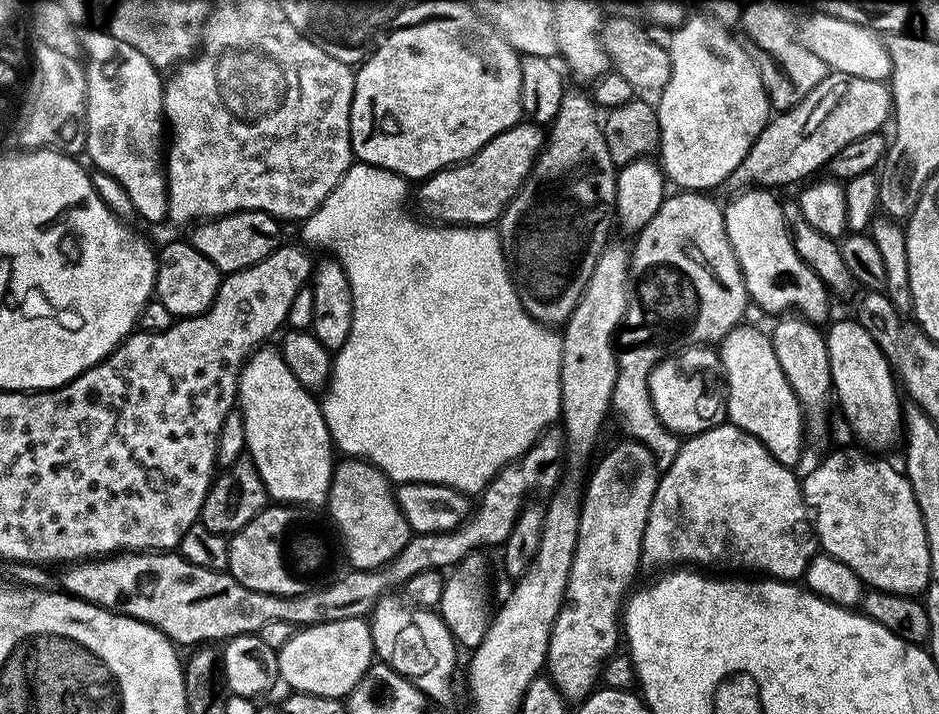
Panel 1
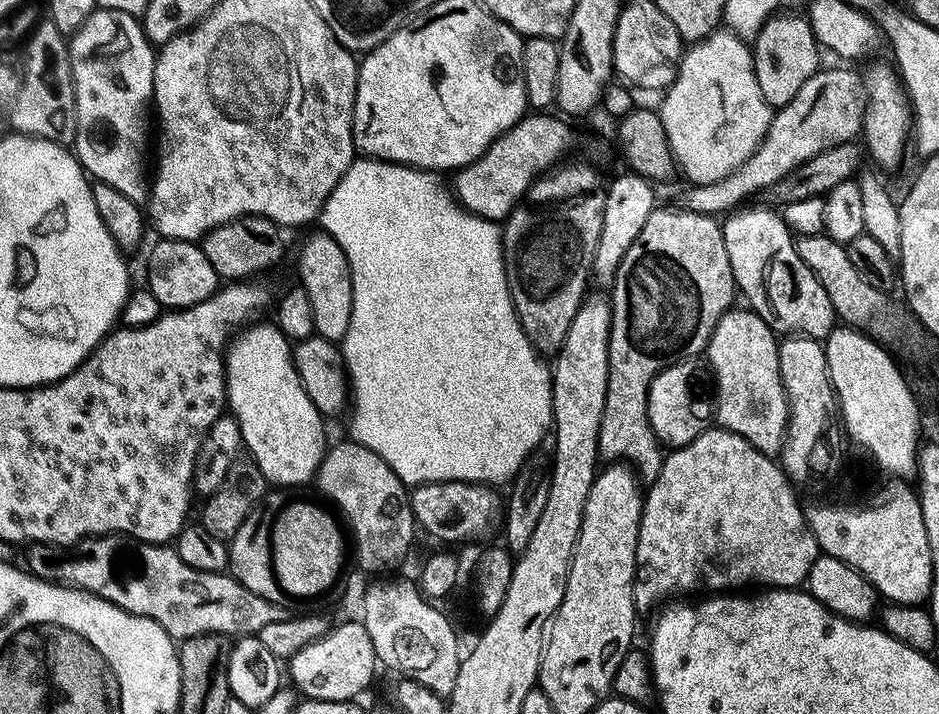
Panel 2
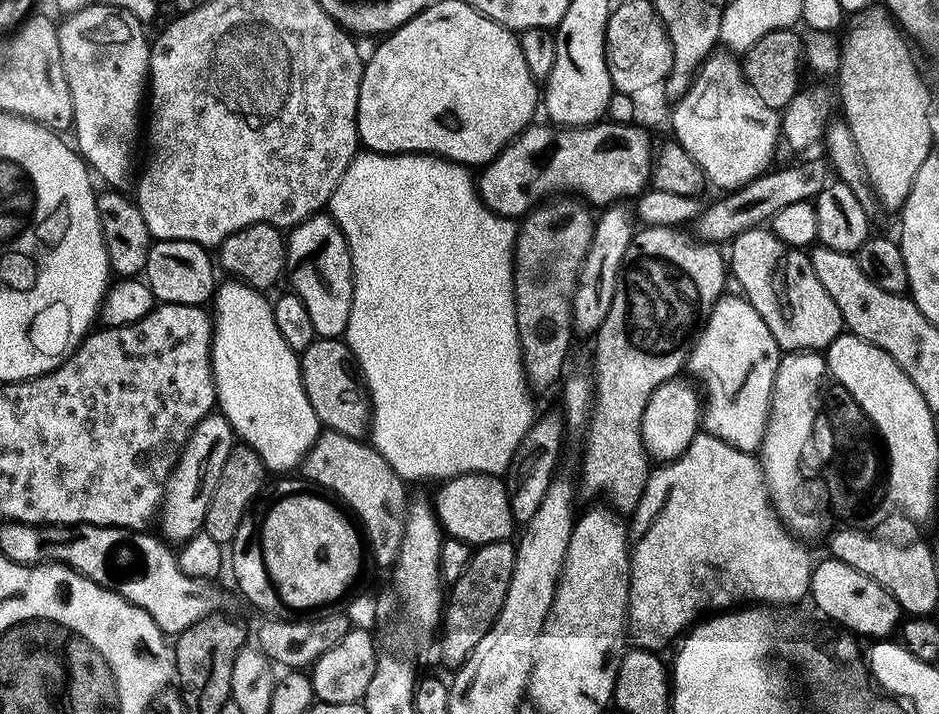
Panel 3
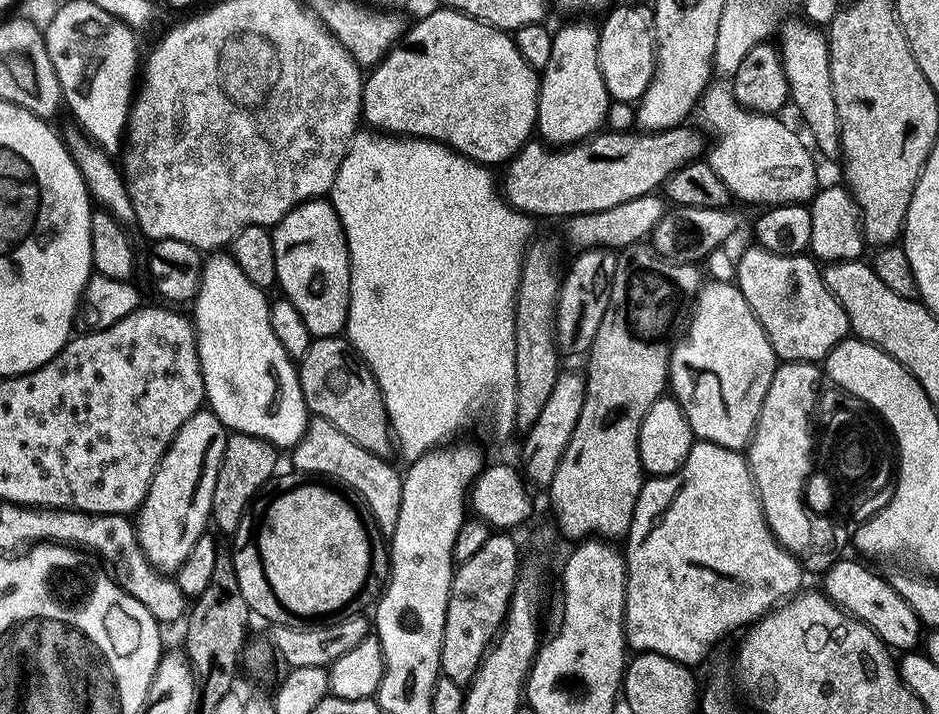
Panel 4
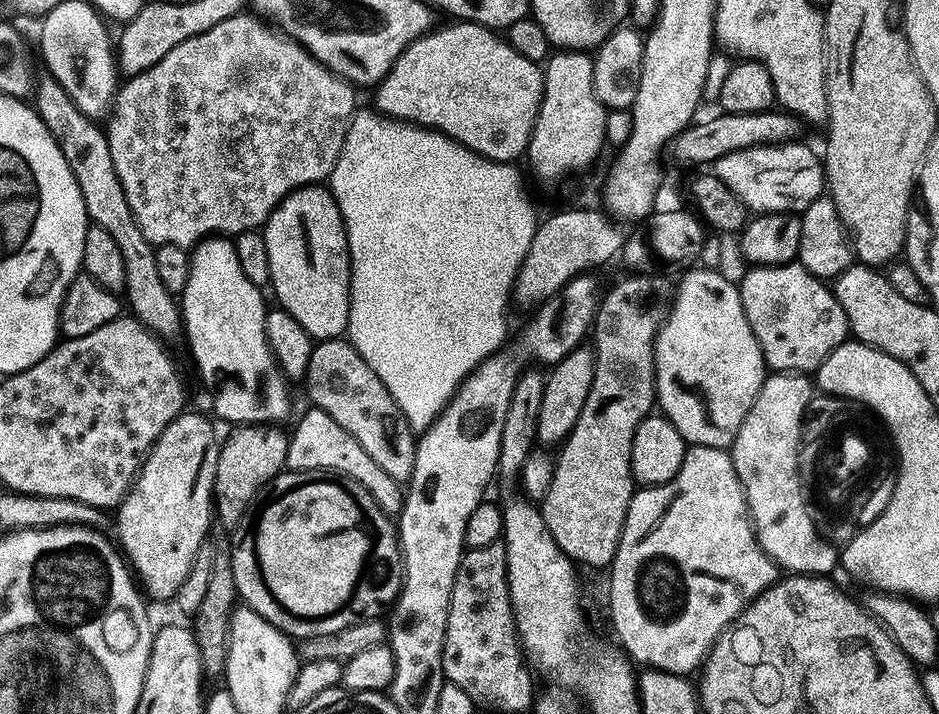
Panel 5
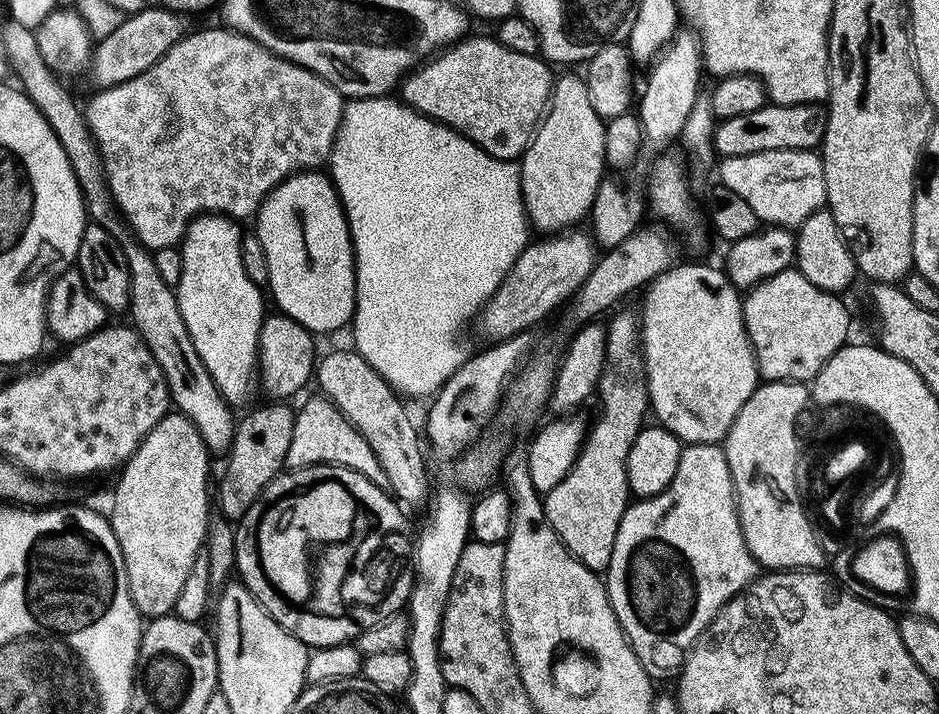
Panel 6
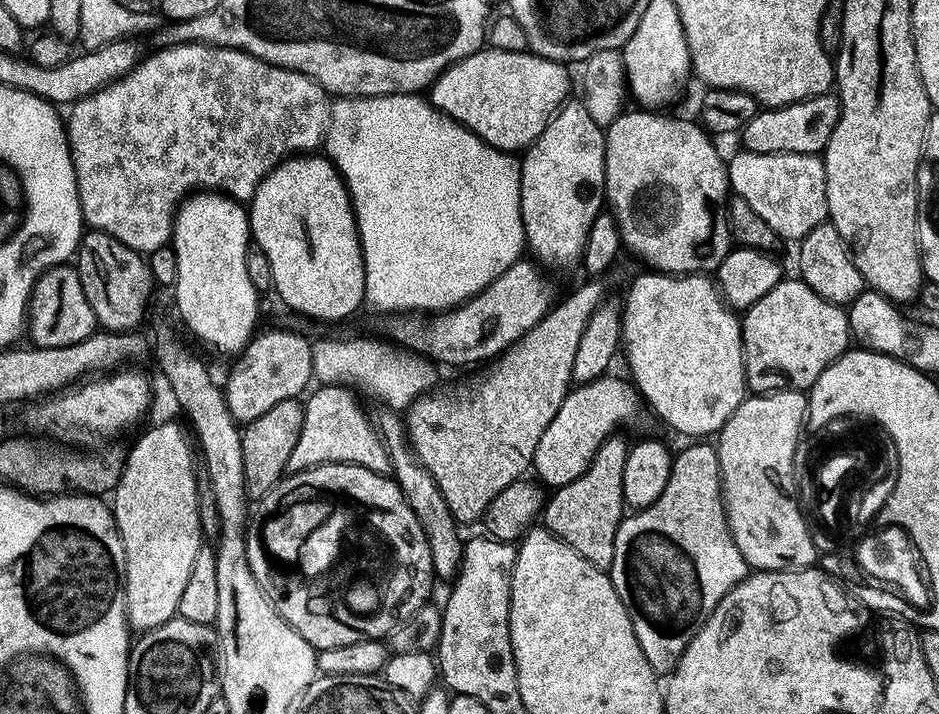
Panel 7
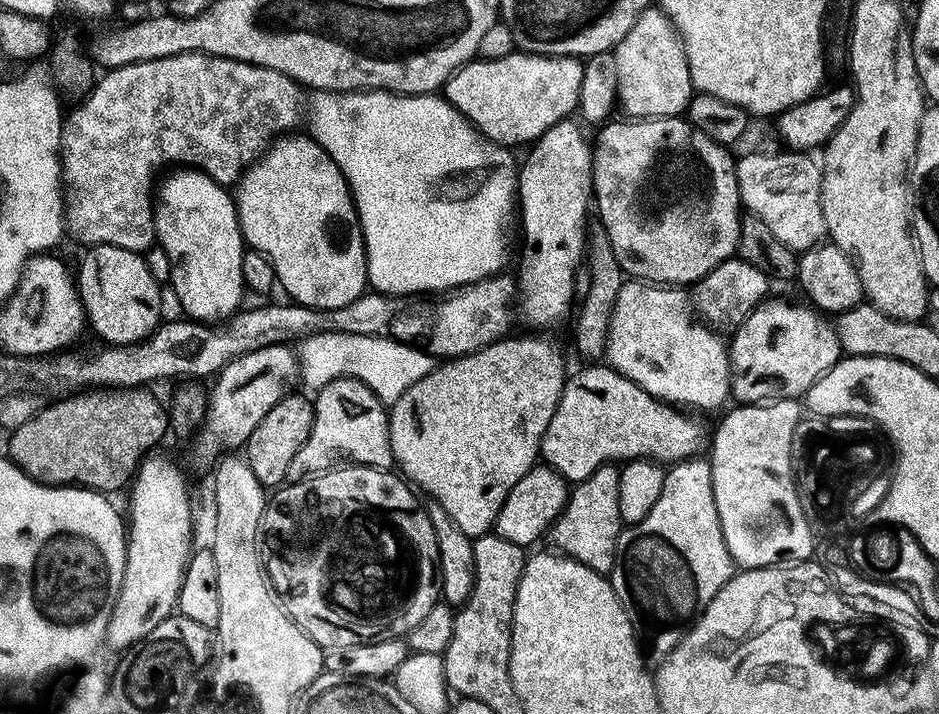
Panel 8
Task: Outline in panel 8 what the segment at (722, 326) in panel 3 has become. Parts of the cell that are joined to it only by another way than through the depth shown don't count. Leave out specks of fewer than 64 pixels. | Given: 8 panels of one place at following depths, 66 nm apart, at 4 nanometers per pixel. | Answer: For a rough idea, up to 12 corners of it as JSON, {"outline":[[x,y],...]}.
{"outline":[[629,279],[606,360],[656,400],[723,409],[730,352],[680,286]]}

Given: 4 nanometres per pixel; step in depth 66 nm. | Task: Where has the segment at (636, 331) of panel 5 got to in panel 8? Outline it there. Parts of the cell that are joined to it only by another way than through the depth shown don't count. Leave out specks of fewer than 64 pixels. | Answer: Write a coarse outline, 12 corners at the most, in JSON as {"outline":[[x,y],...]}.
{"outline":[[620,468],[569,491],[550,529],[555,551],[611,573],[622,531]]}

